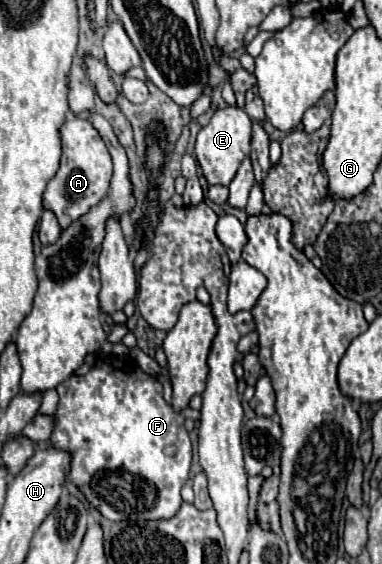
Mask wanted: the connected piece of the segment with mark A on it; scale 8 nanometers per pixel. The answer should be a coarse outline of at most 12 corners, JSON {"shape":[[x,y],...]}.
{"shape":[[84,117],[60,127],[44,209],[60,229],[106,197],[112,159]]}

